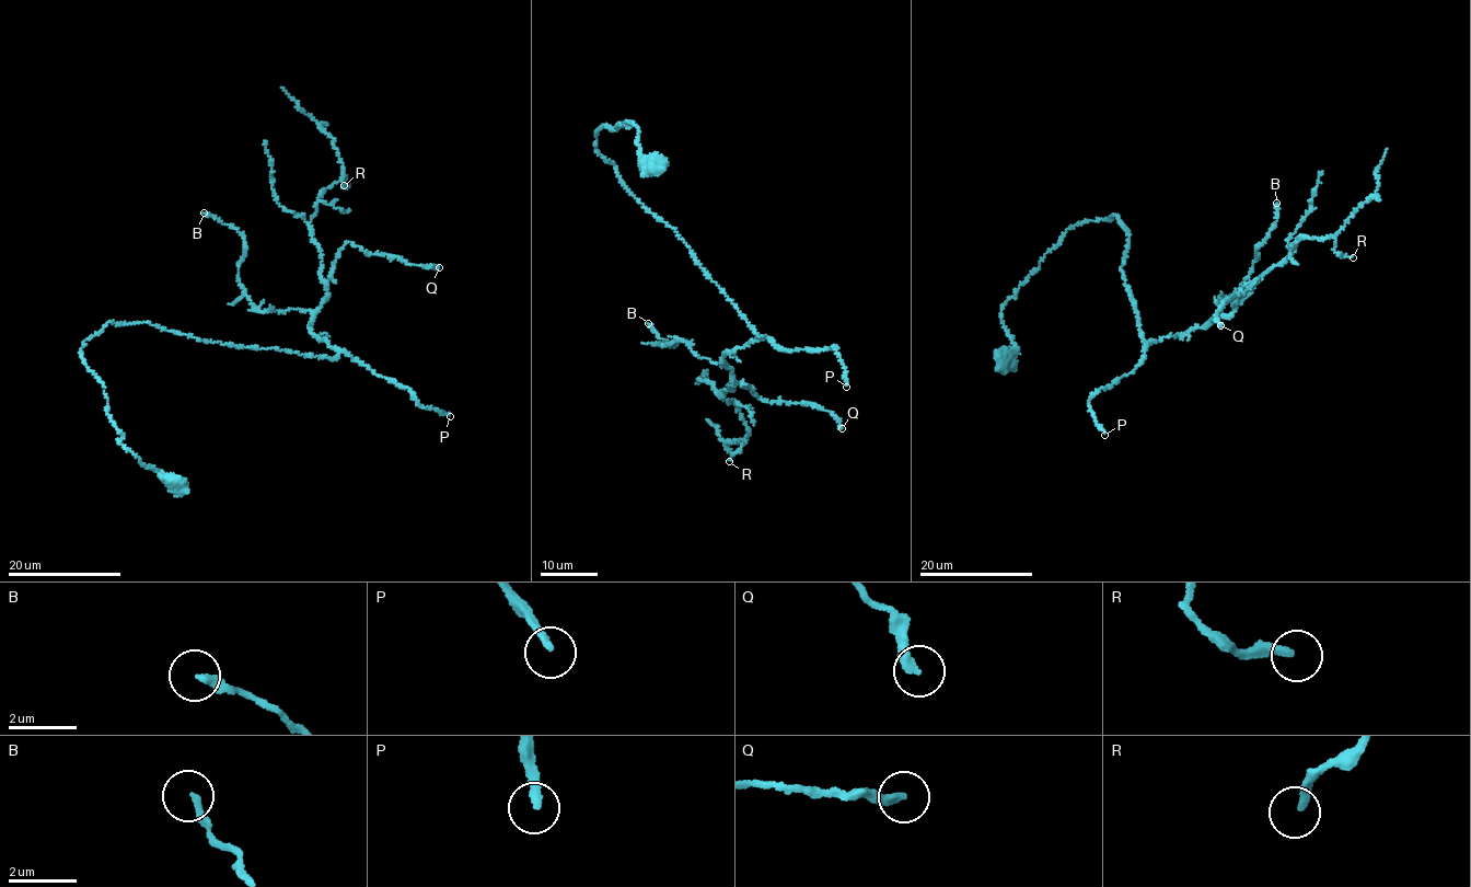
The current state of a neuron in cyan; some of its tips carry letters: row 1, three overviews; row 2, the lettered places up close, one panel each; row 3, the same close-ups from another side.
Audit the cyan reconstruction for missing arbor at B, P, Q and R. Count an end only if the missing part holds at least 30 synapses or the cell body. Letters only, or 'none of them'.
P

